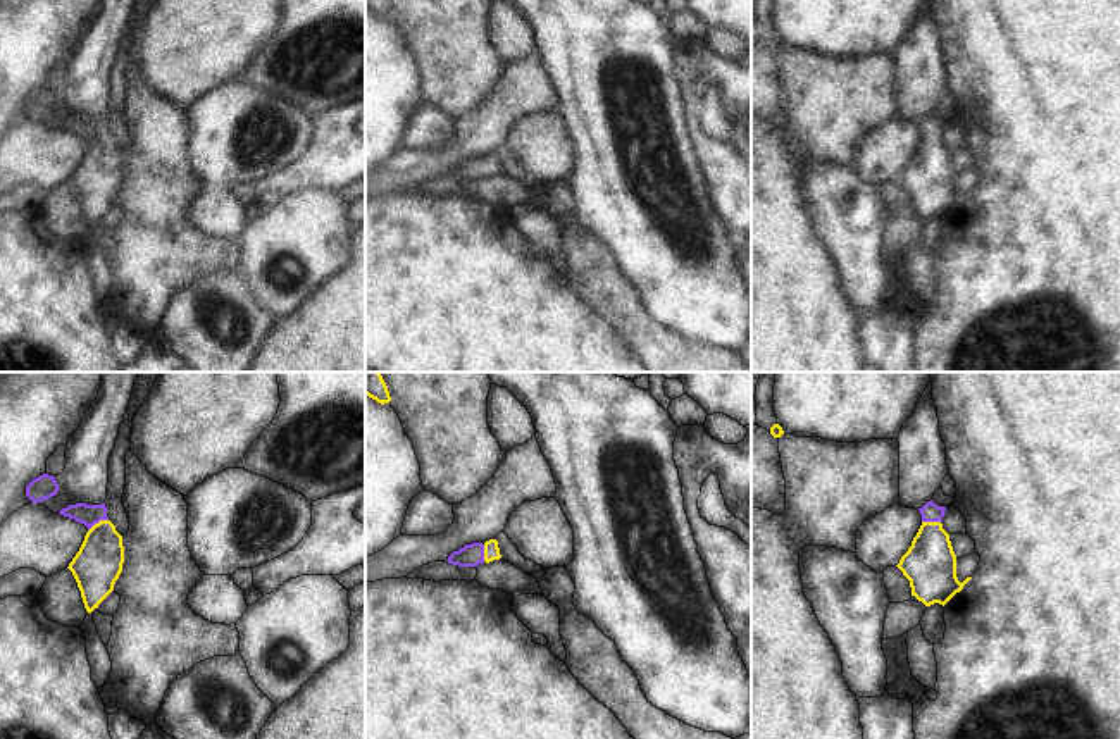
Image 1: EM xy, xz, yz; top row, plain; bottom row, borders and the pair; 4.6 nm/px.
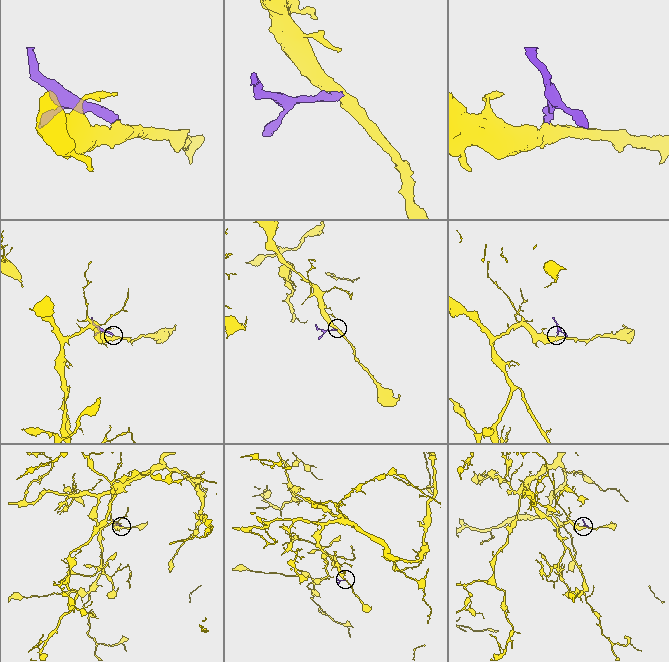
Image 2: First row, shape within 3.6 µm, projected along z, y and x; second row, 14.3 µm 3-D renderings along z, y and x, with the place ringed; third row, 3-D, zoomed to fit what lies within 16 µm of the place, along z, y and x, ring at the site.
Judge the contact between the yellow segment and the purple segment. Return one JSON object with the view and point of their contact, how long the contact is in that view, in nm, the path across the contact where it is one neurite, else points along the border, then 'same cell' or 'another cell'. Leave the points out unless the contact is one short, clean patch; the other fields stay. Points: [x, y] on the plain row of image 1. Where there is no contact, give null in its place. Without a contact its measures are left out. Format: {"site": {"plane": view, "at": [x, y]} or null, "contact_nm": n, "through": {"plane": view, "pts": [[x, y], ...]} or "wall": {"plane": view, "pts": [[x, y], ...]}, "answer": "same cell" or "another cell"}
{"site": {"plane": "xy", "at": [97, 138]}, "contact_nm": 110, "through": {"plane": "xy", "pts": [[97, 180], [97, 138], [85, 128]]}, "answer": "same cell"}

